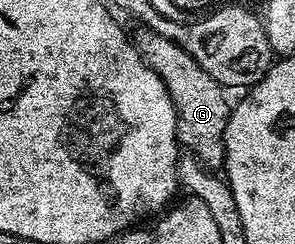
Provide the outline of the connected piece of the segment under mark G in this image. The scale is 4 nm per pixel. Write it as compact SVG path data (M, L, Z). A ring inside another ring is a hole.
M142 28L140 32L135 37L137 50L157 72L159 79L163 79L177 112L177 140L180 148L188 151L206 167L220 166L225 159L225 132L231 112L231 101L225 98L226 90L176 42L161 38L147 28Z

